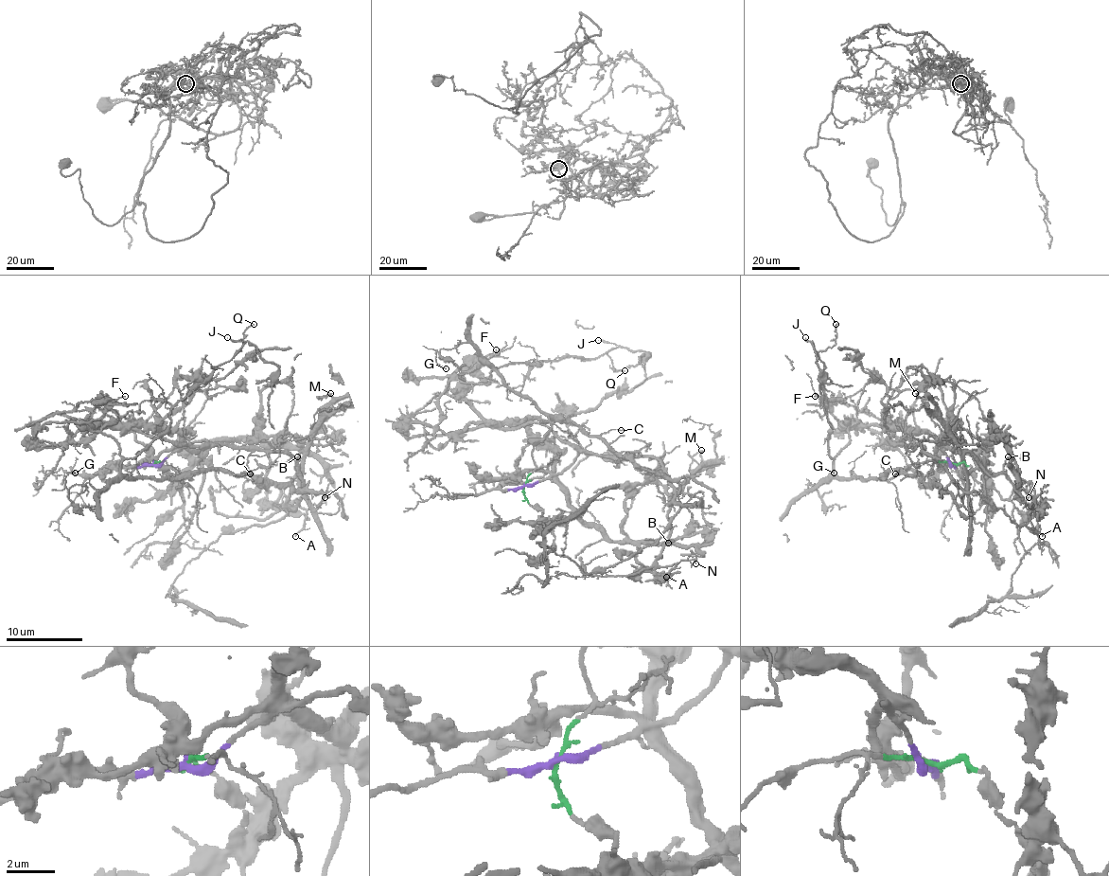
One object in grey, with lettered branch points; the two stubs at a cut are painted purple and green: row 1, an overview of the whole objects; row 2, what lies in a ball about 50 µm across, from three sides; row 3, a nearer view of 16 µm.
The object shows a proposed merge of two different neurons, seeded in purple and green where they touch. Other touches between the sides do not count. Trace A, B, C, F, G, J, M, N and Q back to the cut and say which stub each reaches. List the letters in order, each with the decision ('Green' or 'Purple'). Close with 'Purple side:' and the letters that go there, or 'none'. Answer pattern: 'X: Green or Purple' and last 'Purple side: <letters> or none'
A: Purple
B: Purple
C: Green
F: Purple
G: Green
J: Green
M: Purple
N: Purple
Q: Green
Purple side: A, B, F, M, N

